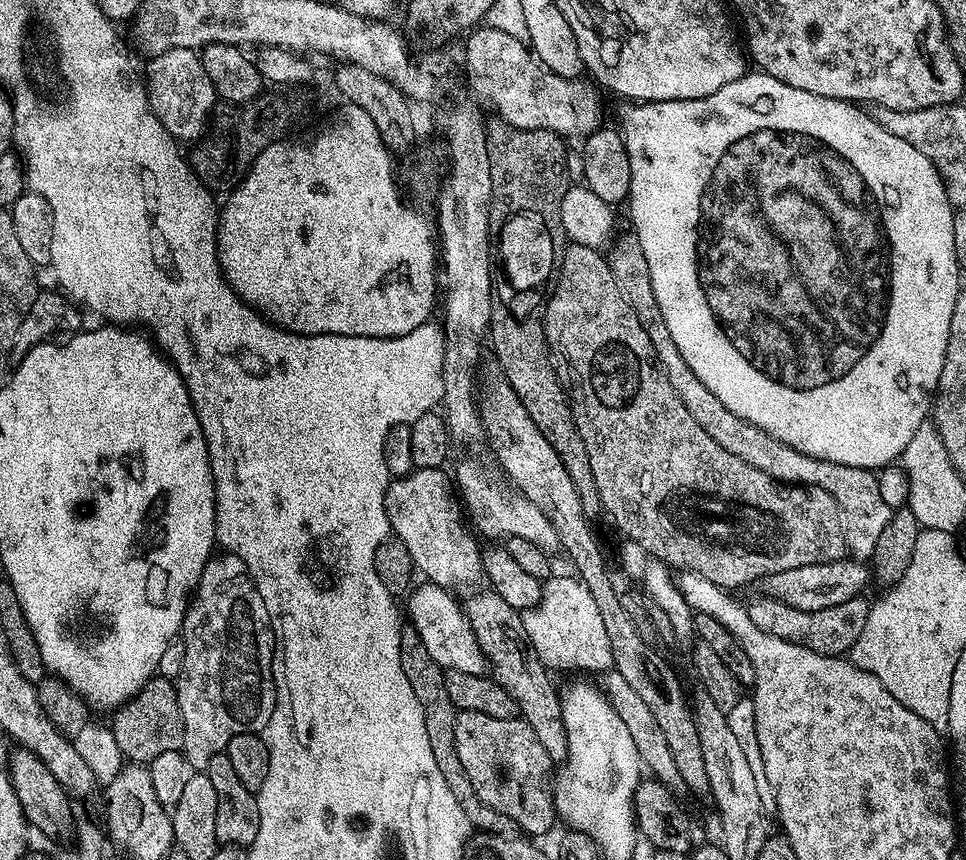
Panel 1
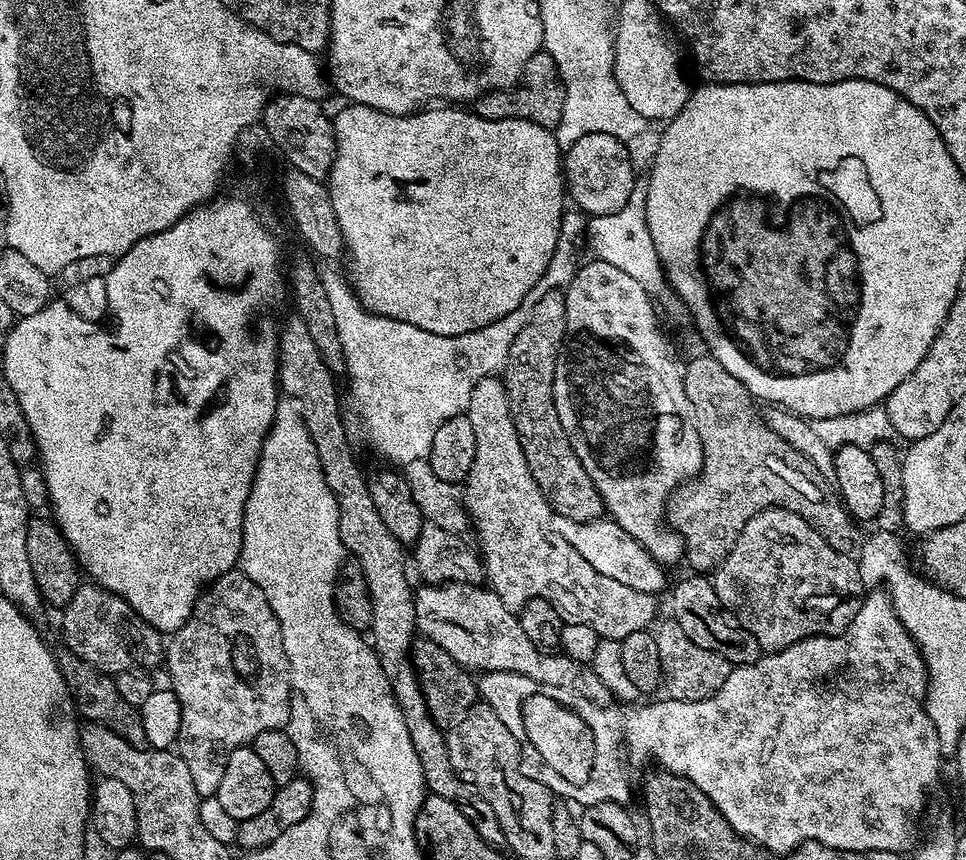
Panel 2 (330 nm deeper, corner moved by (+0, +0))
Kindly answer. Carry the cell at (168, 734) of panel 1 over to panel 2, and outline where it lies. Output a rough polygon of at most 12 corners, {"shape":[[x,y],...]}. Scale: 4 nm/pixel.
{"shape":[[63,646],[56,664],[77,713],[148,748],[139,711],[113,677]]}

